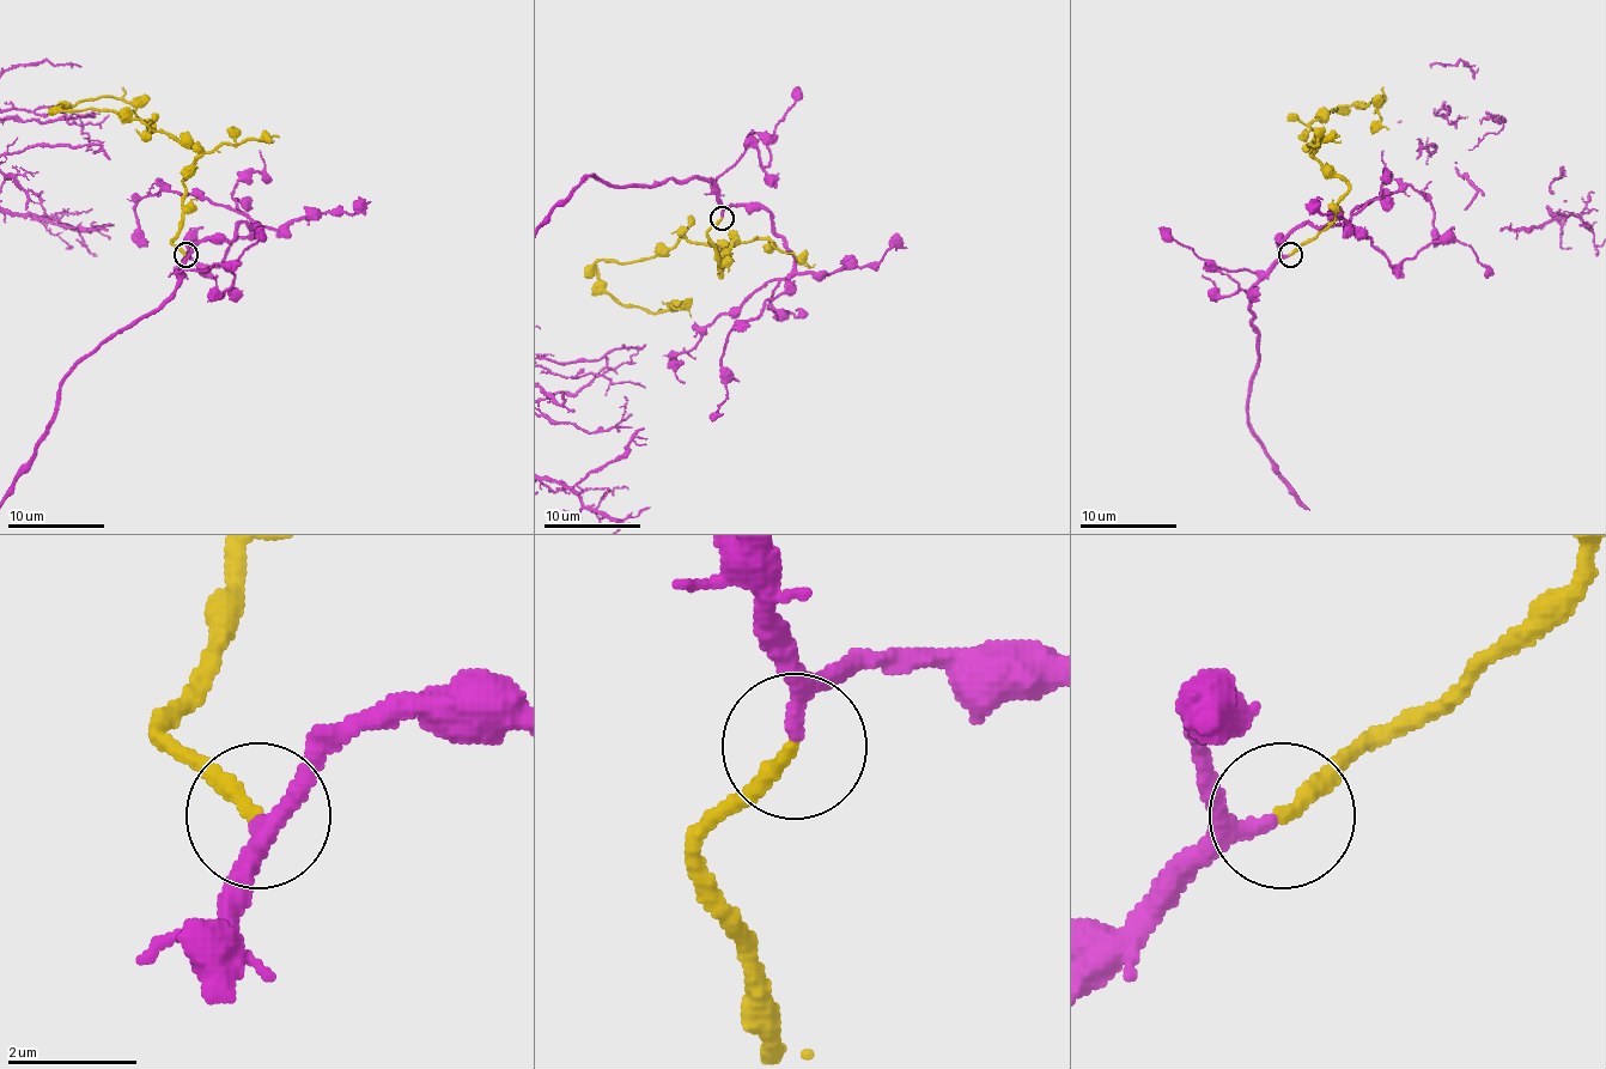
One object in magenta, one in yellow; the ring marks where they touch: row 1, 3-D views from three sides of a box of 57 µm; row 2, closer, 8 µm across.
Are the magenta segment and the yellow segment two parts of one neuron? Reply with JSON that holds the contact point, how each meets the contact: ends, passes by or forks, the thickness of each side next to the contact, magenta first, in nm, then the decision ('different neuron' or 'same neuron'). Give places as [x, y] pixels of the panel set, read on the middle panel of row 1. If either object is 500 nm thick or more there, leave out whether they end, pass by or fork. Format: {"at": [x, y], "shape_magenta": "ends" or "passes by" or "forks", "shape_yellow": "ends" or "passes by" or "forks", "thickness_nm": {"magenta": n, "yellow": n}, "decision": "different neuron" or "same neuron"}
{"at": [722, 218], "shape_magenta": "passes by", "shape_yellow": "ends", "thickness_nm": {"magenta": 190, "yellow": 240}, "decision": "same neuron"}

